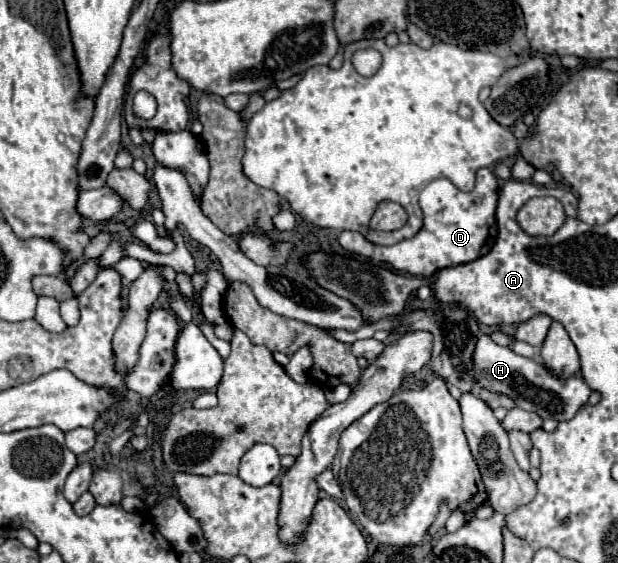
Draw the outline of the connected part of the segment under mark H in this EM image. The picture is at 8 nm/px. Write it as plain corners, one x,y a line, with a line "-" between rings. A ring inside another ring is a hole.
481,335
475,343
473,351
473,377
475,385
487,389
497,395
507,395
515,401
517,407
525,411
537,413
541,419
555,419
555,421
569,421
577,415
577,411
587,403
591,389
583,381
581,375
569,379
553,377
541,363
521,357
513,353
509,347
499,347
489,339
489,335

